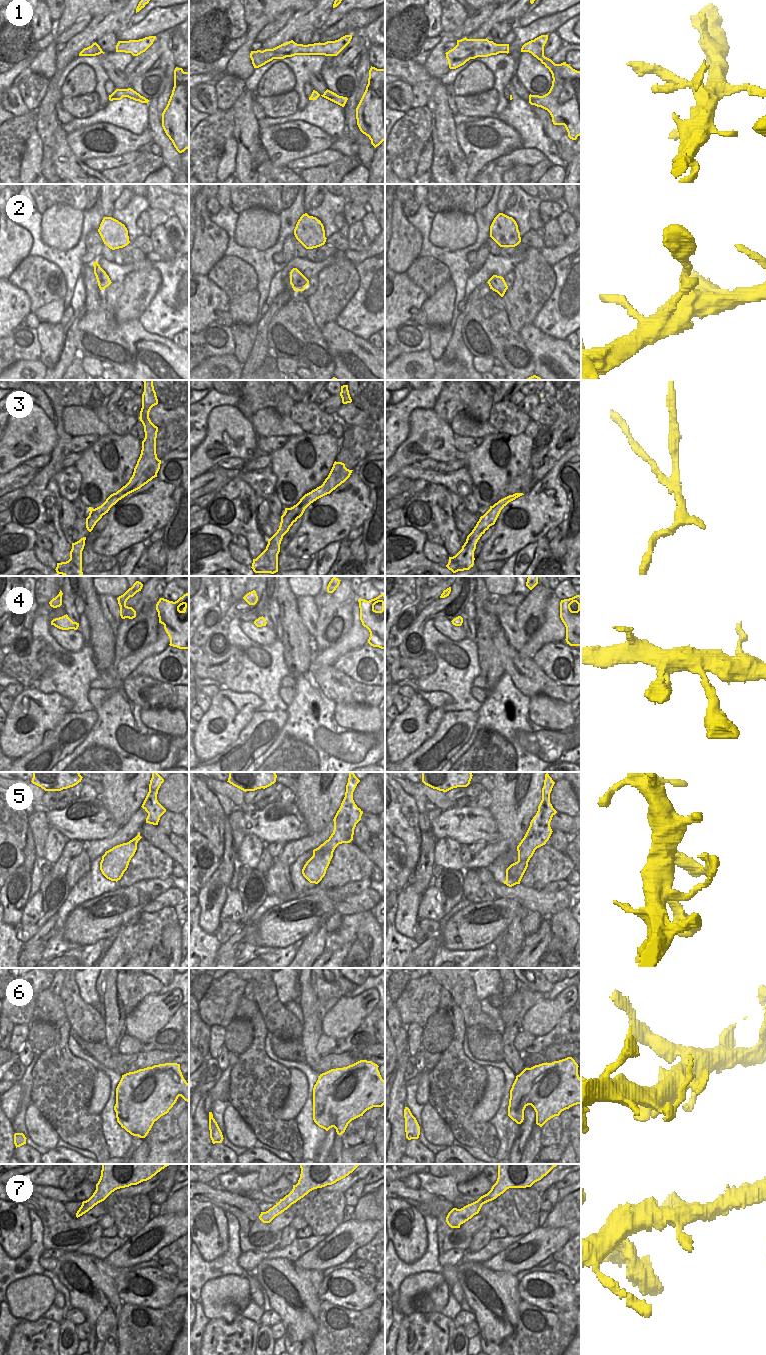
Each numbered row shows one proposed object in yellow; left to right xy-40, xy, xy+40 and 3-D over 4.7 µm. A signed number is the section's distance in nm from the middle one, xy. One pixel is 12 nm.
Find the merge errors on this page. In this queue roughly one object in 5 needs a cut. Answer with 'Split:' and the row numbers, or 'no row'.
Split: 3

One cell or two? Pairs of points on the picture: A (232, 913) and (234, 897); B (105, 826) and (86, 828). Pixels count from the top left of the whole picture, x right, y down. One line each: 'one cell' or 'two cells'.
A: one cell
B: one cell

